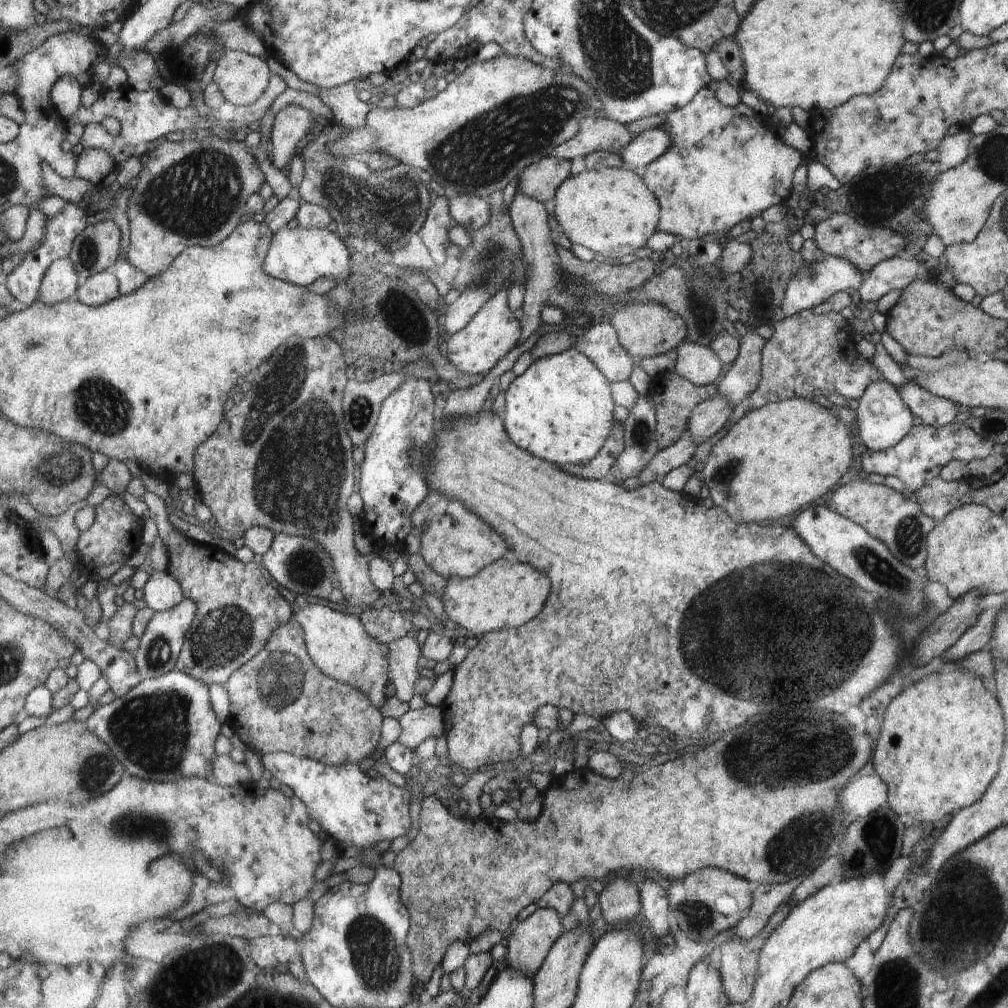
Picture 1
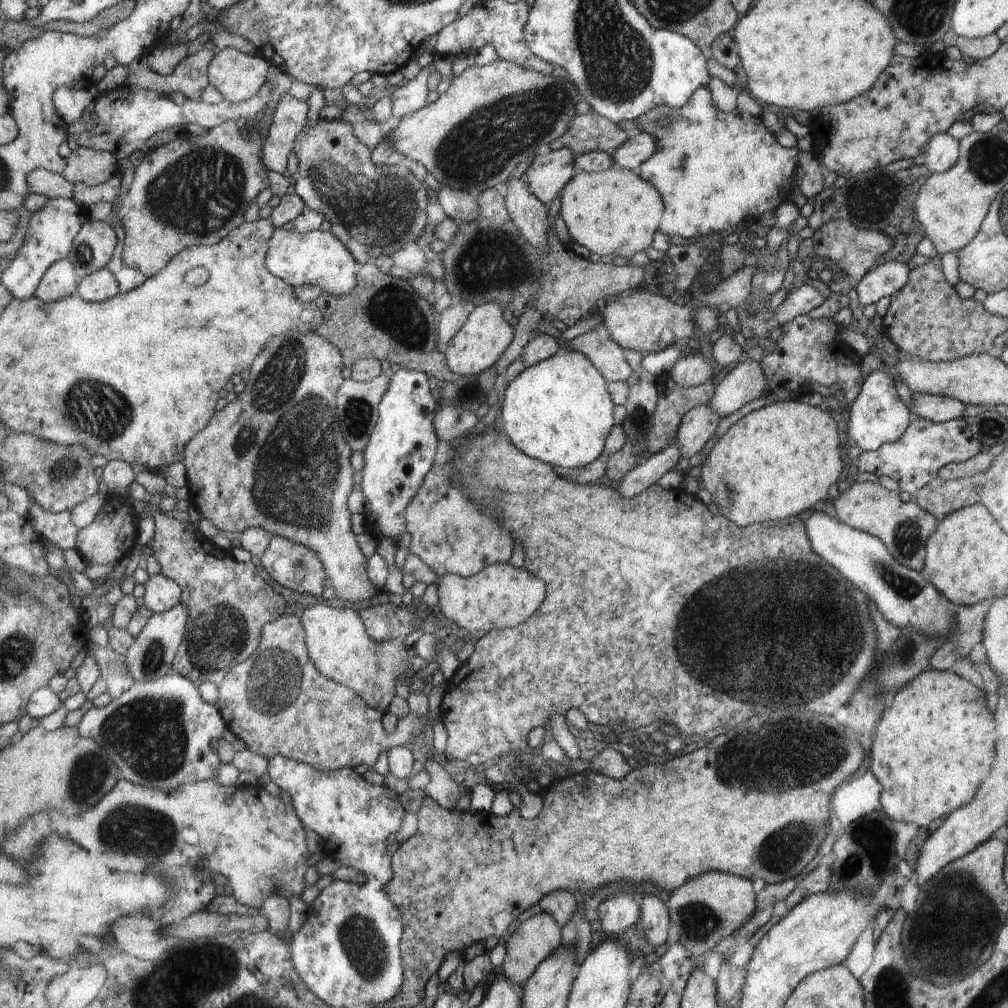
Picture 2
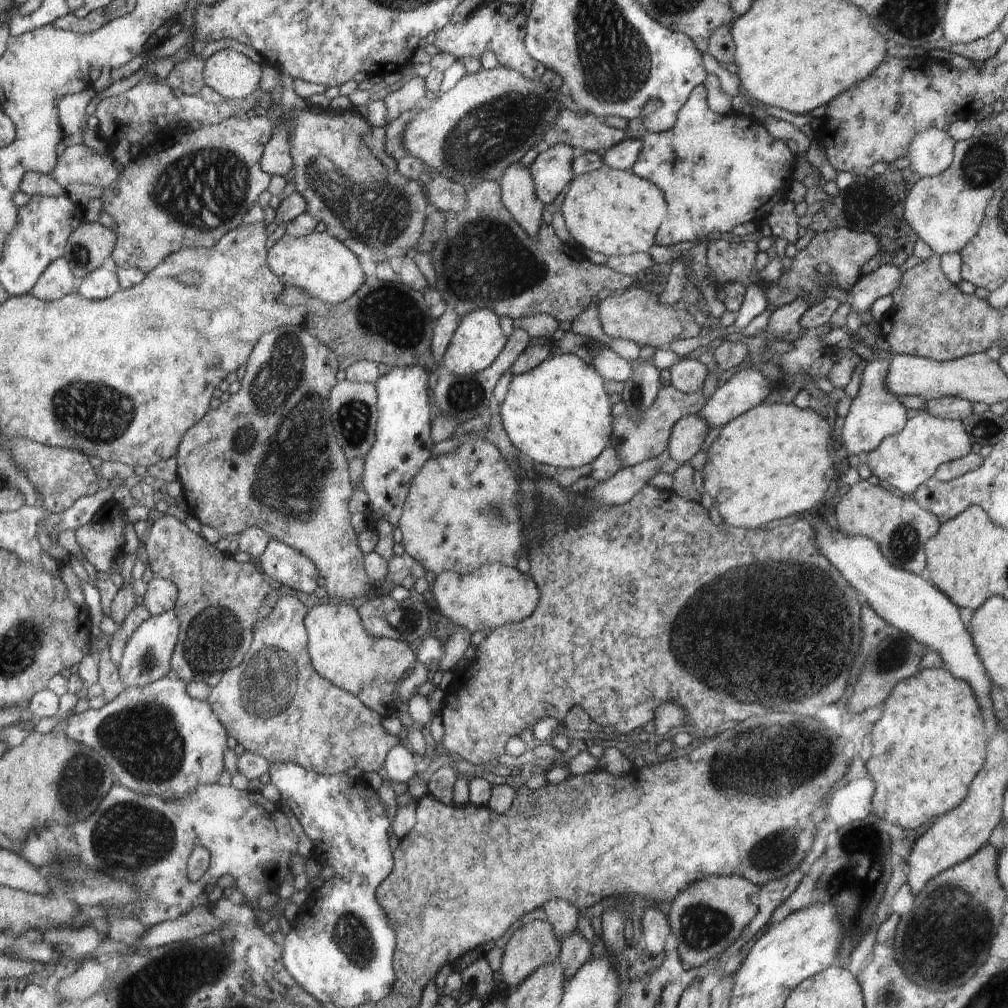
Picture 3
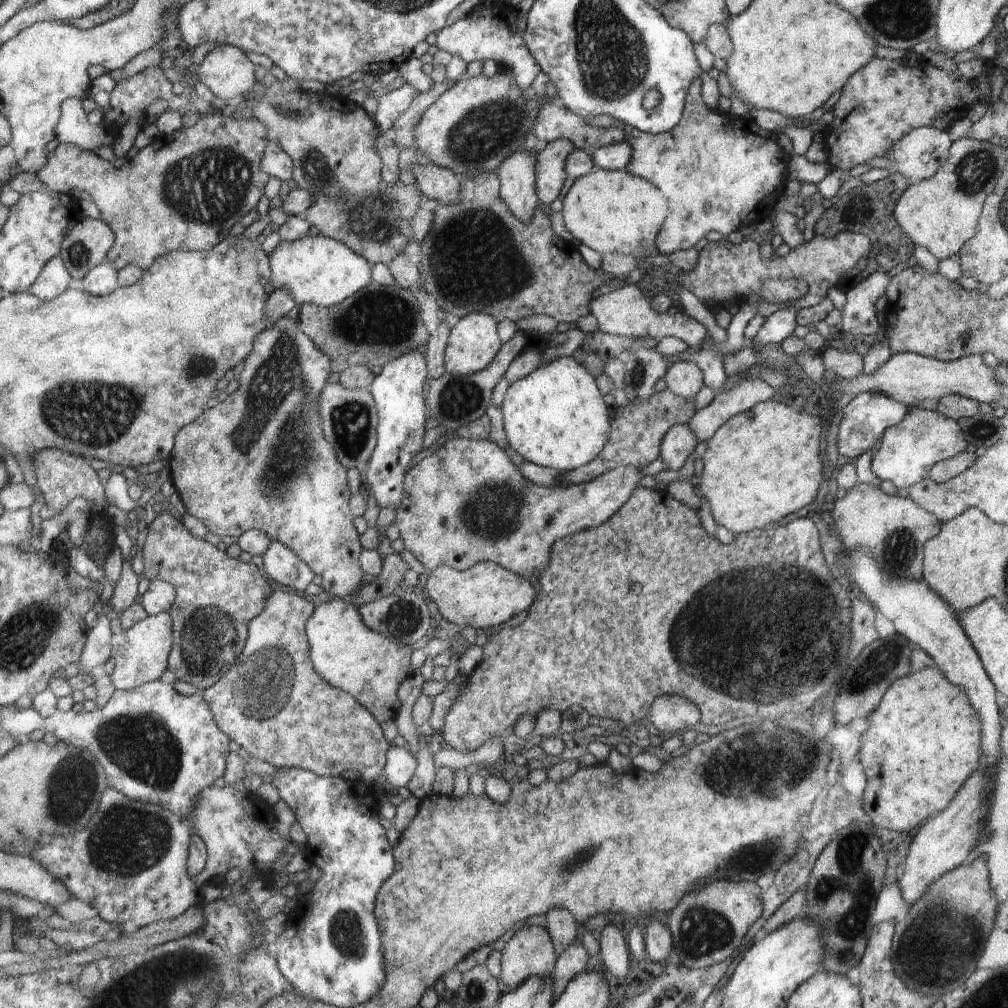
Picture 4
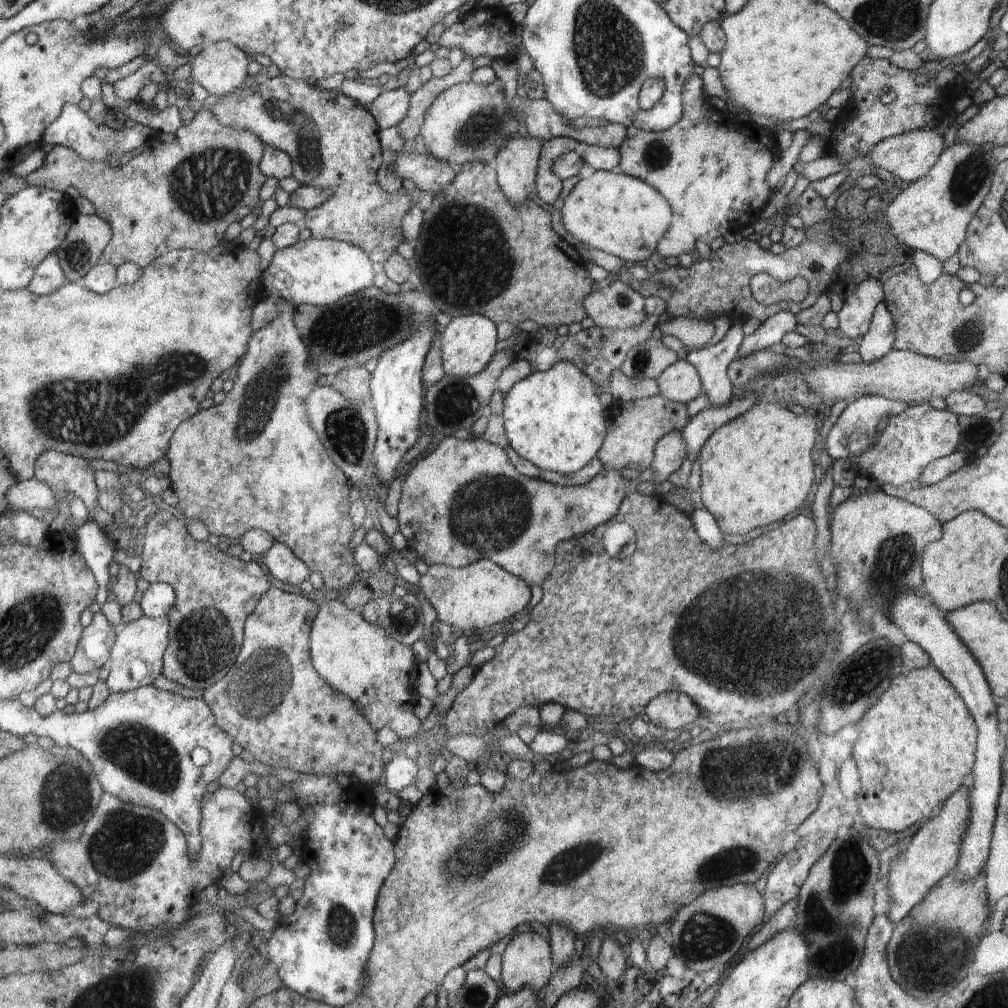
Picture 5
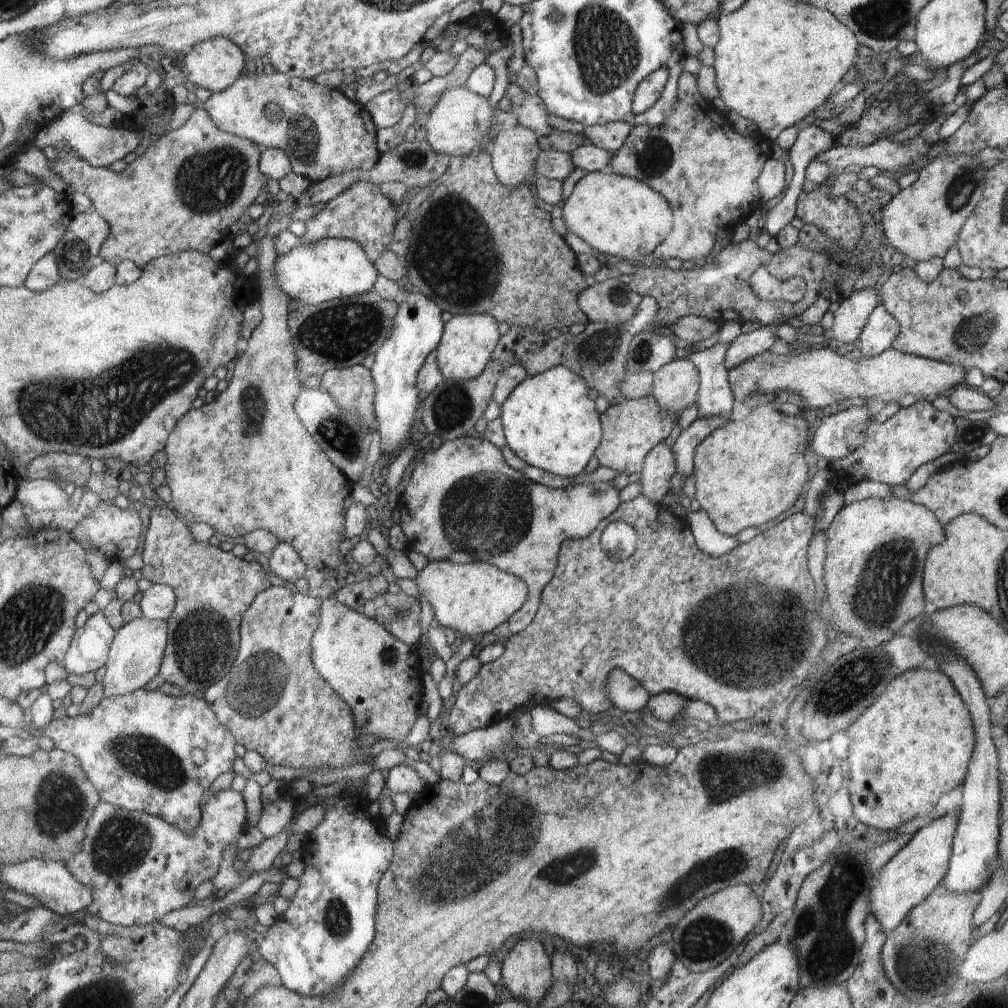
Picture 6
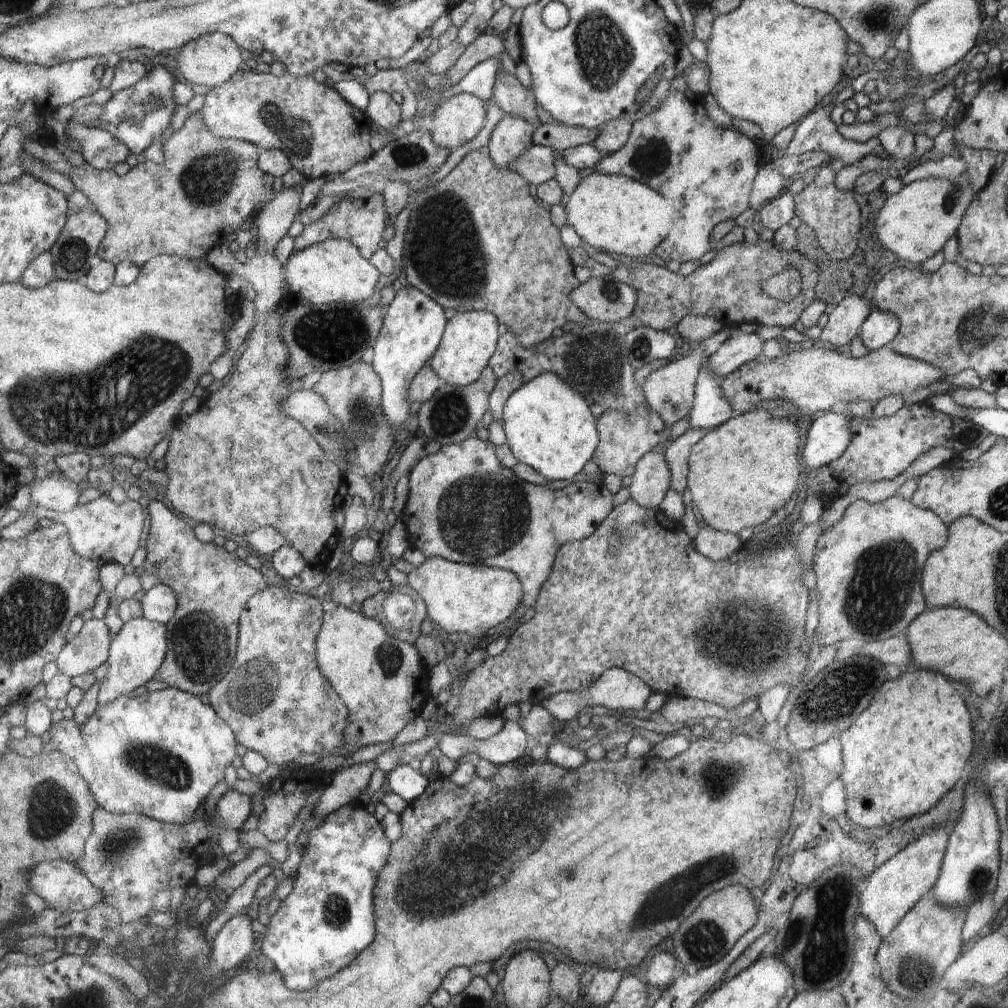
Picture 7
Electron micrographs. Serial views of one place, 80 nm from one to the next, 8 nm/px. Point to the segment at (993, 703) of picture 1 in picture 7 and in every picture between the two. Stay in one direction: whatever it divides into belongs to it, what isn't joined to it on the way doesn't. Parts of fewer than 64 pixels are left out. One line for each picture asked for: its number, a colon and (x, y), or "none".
2: (934, 747)
3: (929, 746)
4: (924, 740)
5: (914, 748)
6: (913, 744)
7: (908, 748)

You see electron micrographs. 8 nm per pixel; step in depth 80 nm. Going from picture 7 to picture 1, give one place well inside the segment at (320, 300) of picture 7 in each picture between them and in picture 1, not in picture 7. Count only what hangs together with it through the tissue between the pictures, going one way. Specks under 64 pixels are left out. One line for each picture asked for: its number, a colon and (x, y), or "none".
1: (298, 255)
2: (317, 258)
3: (325, 268)
4: (320, 270)
5: (314, 271)
6: (311, 273)

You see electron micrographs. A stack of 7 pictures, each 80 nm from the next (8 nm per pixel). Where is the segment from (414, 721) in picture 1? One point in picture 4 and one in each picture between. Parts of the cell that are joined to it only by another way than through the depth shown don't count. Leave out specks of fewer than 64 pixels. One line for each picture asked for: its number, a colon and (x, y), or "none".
2: (289, 709)
3: (275, 704)
4: (273, 703)

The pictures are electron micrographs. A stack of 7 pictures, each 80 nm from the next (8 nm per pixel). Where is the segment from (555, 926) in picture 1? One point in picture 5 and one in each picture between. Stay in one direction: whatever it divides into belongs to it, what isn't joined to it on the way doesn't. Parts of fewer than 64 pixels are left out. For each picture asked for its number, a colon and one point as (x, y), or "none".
2: (535, 940)
3: (535, 944)
4: (529, 952)
5: (526, 962)

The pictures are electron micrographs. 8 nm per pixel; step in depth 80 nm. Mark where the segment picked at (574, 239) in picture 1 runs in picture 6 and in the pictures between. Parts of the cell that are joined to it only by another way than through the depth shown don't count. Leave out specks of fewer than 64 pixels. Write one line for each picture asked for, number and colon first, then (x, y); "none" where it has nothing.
2: (614, 214)
3: (611, 211)
4: (610, 211)
5: (611, 211)
6: (617, 215)

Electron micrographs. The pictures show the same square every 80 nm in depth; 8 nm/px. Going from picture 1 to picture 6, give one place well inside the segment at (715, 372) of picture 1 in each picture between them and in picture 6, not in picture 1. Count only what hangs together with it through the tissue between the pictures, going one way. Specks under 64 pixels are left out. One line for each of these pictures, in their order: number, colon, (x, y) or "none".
2: (692, 369)
3: (687, 375)
4: (684, 378)
5: (680, 382)
6: (675, 386)

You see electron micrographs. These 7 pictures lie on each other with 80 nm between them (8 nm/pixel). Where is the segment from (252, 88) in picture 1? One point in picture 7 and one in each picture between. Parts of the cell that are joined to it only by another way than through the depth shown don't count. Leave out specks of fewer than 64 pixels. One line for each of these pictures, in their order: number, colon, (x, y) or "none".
2: (237, 76)
3: (233, 75)
4: (226, 71)
5: (221, 68)
6: (215, 65)
7: (211, 60)

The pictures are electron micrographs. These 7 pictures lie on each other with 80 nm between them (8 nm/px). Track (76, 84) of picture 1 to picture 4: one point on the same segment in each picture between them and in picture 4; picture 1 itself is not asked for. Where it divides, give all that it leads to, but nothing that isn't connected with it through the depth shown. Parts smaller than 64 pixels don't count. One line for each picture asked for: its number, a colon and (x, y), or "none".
2: (71, 104)
3: (74, 107)
4: (75, 127)

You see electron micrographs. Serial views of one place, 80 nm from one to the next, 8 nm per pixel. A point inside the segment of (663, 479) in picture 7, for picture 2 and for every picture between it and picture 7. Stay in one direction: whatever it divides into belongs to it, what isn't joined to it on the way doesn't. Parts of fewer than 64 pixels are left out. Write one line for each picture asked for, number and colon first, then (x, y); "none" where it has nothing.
2: (699, 426)
3: (687, 438)
4: (678, 443)
5: (670, 451)
6: (659, 466)

